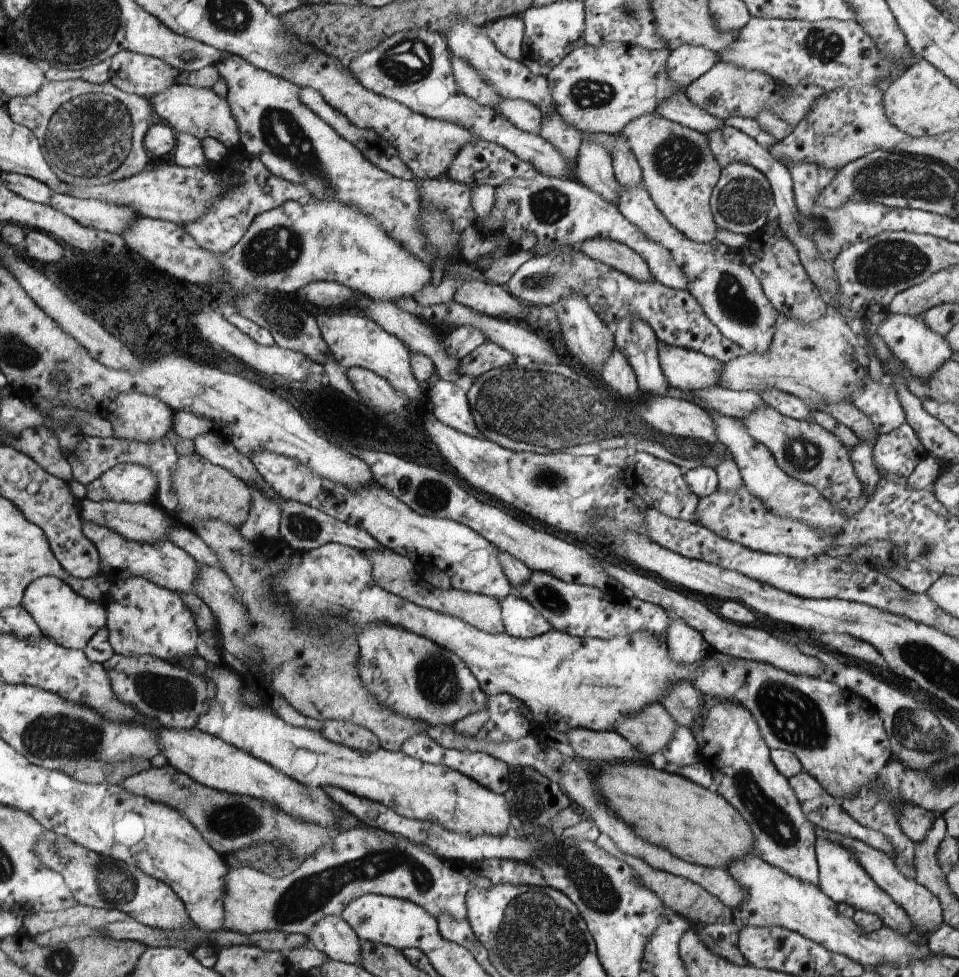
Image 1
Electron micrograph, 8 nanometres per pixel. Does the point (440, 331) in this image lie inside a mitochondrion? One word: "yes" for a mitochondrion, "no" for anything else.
no

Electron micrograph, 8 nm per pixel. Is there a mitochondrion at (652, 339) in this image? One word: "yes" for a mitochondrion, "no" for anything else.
no

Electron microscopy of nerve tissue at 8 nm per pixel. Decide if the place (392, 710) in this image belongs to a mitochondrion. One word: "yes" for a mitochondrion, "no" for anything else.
no

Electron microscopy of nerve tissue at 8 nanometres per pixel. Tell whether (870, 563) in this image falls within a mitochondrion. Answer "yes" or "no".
no

